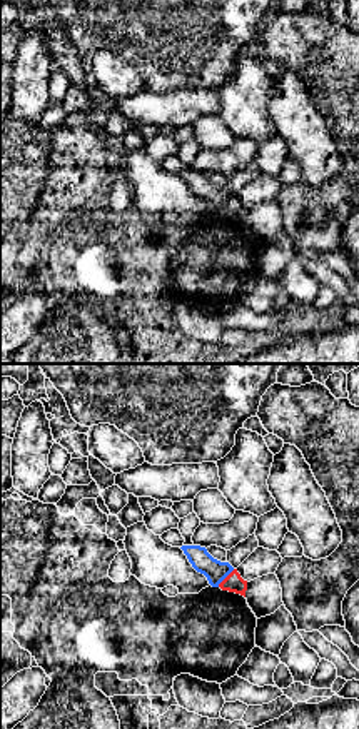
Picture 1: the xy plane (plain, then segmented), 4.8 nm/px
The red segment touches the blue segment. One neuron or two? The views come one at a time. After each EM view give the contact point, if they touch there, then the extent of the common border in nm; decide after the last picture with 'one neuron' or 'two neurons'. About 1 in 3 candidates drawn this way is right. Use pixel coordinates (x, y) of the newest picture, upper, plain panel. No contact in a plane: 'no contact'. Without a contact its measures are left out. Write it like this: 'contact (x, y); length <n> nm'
contact (226, 204); length 120 nm

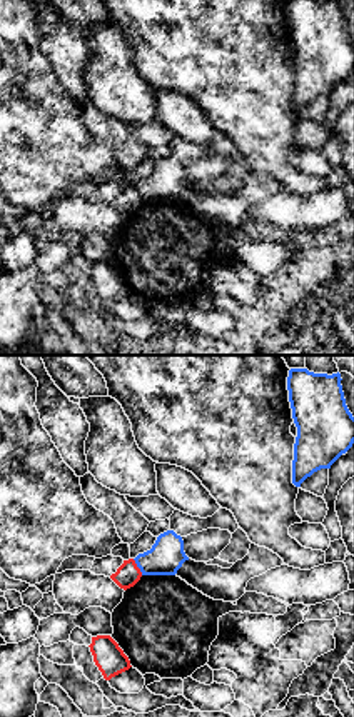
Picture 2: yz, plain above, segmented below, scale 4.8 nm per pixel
contact (137, 194); length 90 nm

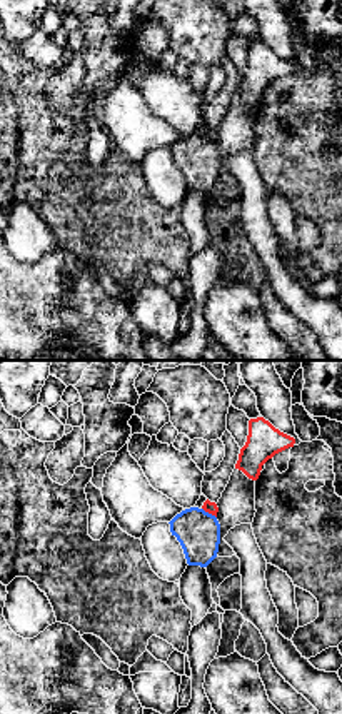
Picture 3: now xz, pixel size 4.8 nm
contact (209, 139); length 90 nm

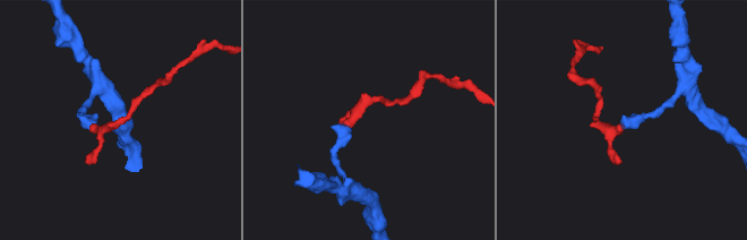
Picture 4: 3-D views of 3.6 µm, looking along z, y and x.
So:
two neurons

